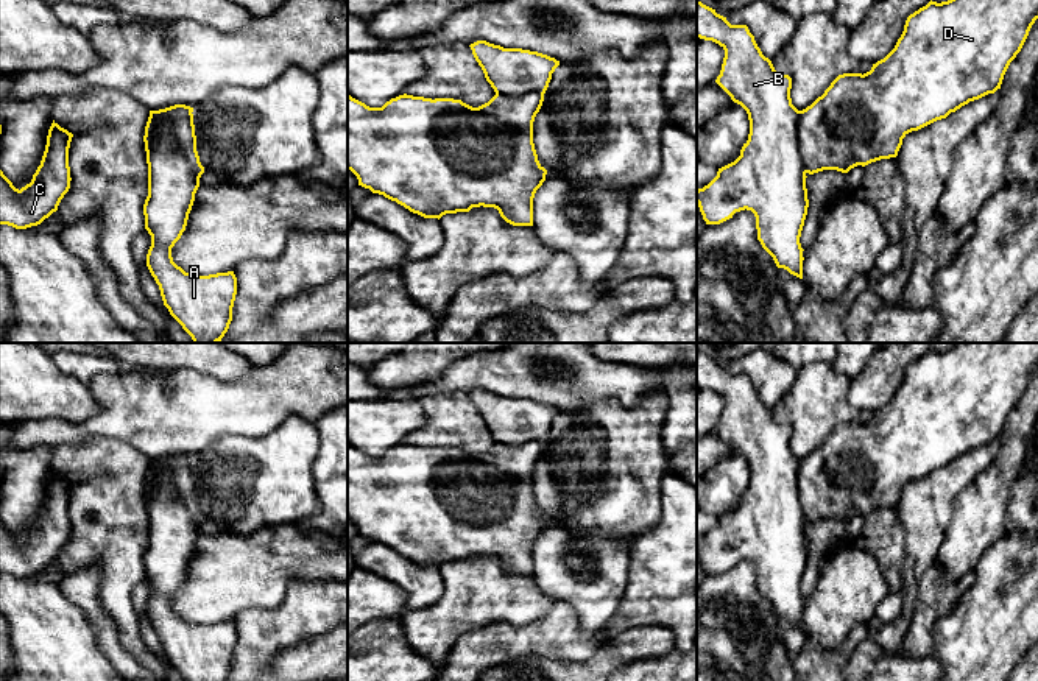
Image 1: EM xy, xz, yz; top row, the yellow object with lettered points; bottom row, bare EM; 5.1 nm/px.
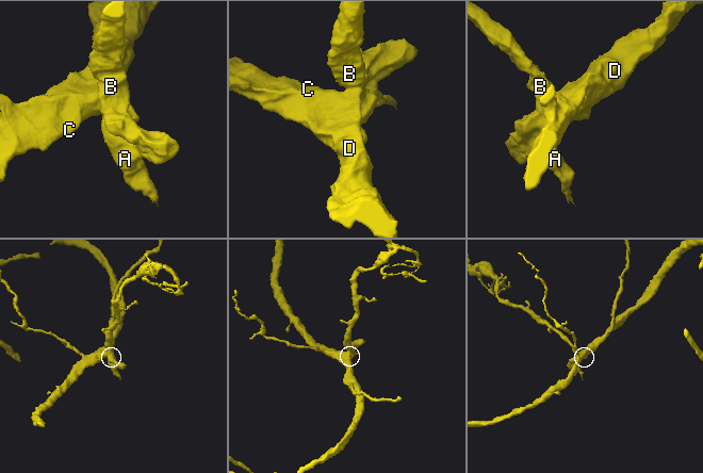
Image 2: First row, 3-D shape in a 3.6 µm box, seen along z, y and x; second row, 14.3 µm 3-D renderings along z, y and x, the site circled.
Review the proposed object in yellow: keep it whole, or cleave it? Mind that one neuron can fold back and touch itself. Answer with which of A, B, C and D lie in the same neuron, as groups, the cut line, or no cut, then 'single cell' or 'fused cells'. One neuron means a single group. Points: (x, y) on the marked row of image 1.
A B / C D | xy (161, 109), (169, 123), (169, 133), (190, 162), (198, 179) | fused cells

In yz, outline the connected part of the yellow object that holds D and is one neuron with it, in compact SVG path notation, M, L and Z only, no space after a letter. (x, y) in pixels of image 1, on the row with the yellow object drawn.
M948 0L929 2L910 14L895 48L867 73L839 75L810 106L798 114L798 143L804 170L848 173L857 165L896 157L902 139L937 120L946 118L969 101L1001 89L1010 62L1021 51L1038 19L1038 0Z

